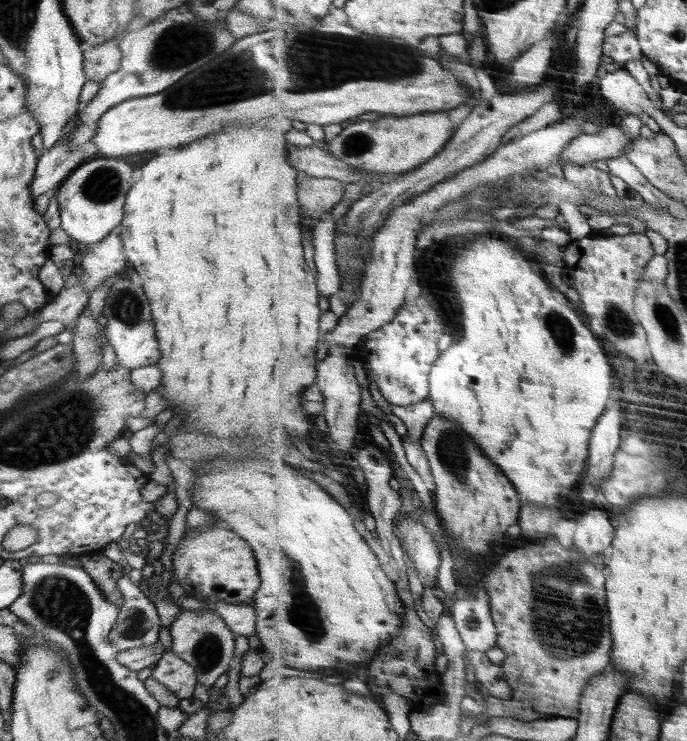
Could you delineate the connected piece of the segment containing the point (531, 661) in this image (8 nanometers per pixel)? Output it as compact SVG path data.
M556 537L536 540L524 547L515 547L506 553L484 579L488 597L491 597L492 612L498 627L498 642L507 655L503 662L507 679L513 688L510 699L490 696L486 700L489 709L476 715L479 724L487 724L496 716L516 717L521 721L537 719L575 718L583 713L583 694L597 676L612 666L614 639L610 628L608 610L607 578L610 553L588 558L577 545L572 549L564 546Z

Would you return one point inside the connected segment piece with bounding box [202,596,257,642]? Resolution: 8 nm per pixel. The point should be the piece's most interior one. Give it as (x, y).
(241, 619)

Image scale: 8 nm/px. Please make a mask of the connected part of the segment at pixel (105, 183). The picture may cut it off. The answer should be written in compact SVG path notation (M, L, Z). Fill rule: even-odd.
M112 158L84 161L56 188L61 227L73 238L73 243L95 244L119 226L124 216L126 195L135 183L132 180L132 171L130 164Z

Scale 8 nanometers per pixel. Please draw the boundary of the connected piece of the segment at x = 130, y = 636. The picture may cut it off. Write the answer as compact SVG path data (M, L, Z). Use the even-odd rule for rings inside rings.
M128 575L117 580L124 604L119 608L109 640L120 651L151 646L158 640L161 624L155 605L146 597L144 588L130 581Z

